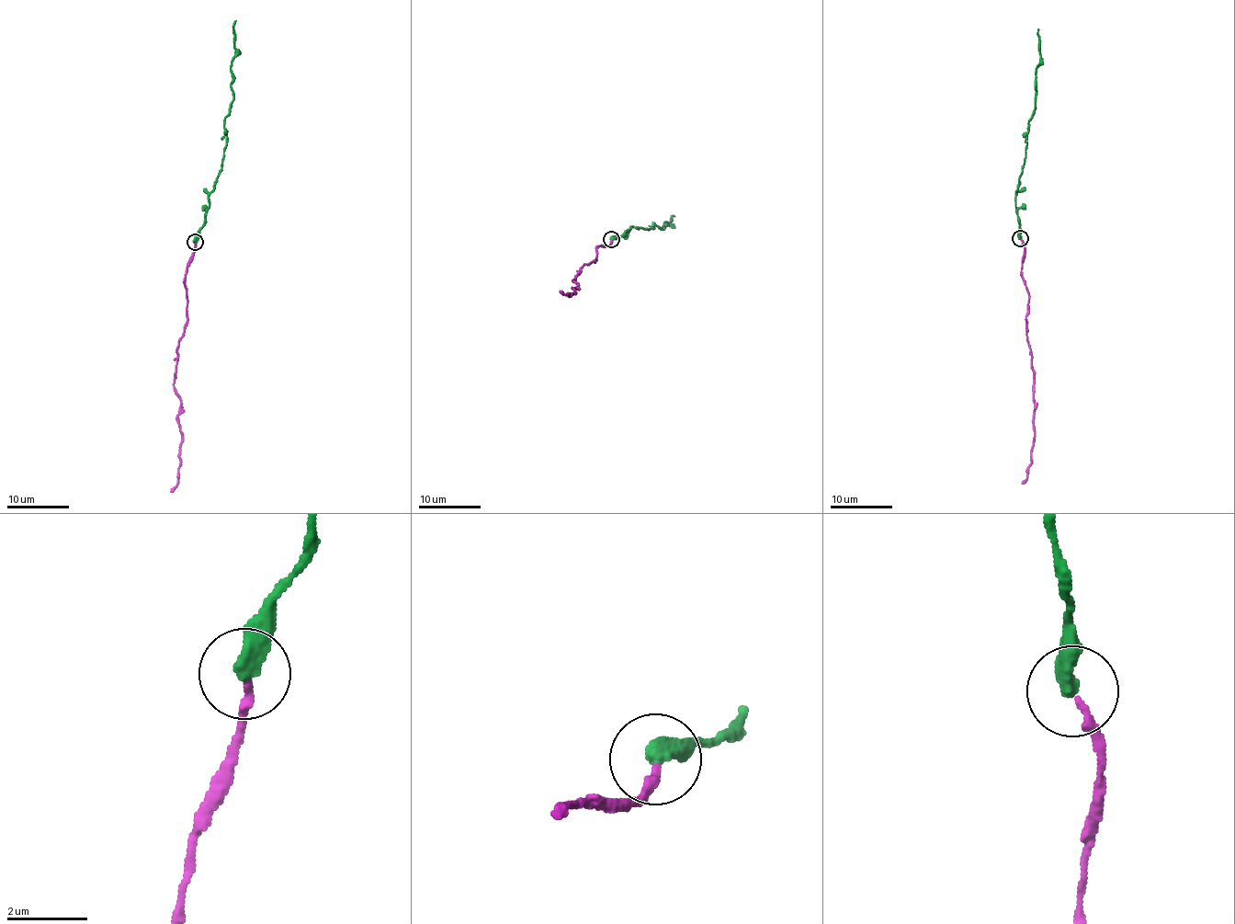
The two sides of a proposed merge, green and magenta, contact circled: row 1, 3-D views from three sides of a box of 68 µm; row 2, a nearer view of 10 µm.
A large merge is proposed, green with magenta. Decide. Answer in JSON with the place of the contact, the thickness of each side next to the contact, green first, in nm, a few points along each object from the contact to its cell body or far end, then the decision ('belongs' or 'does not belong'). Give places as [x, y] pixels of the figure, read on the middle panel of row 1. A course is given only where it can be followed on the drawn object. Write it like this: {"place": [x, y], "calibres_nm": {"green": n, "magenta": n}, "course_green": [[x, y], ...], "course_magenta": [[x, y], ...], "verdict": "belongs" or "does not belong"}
{"place": [611, 239], "calibres_nm": {"green": 440, "magenta": 200}, "course_green": [[612, 239], [631, 226], [654, 228], [653, 224], [662, 229], [663, 222], [670, 225], [674, 215]], "course_magenta": [[612, 239], [596, 247], [595, 259], [583, 265], [572, 280], [578, 284], [573, 295], [559, 290]], "verdict": "belongs"}

